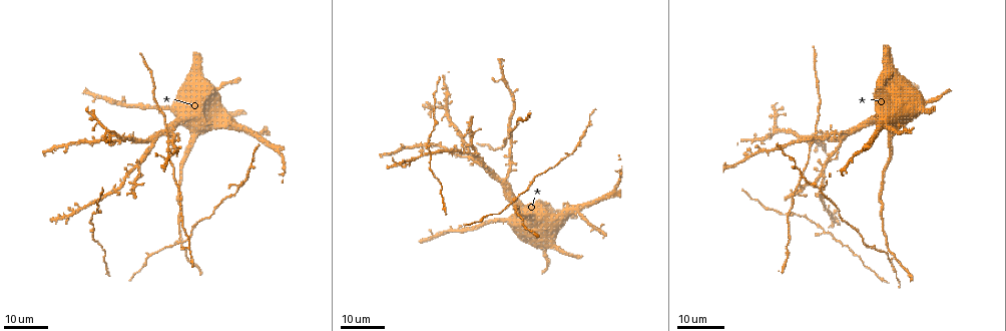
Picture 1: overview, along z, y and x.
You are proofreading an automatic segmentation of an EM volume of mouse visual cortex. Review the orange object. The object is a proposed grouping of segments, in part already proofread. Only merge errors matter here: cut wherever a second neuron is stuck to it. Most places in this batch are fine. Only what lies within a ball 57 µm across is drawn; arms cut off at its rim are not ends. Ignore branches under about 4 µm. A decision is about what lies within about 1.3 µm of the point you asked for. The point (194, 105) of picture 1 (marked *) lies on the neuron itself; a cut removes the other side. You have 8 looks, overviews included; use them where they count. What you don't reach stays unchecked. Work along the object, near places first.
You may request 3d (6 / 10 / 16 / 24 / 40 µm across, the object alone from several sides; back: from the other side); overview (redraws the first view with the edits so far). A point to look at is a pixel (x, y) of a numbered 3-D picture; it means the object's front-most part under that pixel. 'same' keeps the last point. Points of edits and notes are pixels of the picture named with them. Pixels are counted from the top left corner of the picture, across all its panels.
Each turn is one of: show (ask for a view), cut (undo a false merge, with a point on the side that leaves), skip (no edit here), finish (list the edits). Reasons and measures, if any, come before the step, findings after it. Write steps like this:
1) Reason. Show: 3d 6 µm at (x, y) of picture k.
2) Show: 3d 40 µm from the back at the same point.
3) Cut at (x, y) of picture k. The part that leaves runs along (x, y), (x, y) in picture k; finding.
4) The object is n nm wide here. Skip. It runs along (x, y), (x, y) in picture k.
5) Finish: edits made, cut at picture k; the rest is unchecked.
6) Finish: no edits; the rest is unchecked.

Thin arm on a thick one. Show: 3d 16 µm at (135, 166) of picture 1.

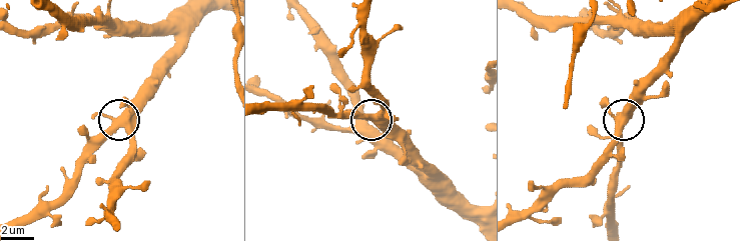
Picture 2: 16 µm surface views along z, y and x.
Show: 3d 6 µm at (377, 116) of picture 2.

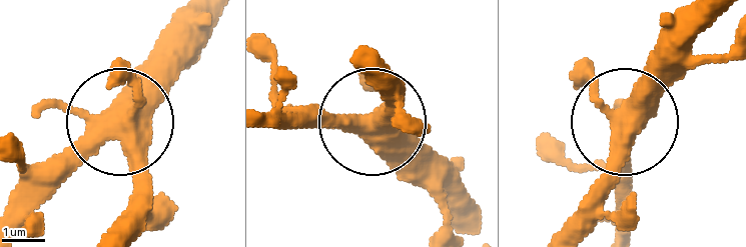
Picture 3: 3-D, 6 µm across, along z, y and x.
5 arms meet here. Skip. It runs along (717, 17), (624, 124), (613, 178), (592, 207) in picture 3; one neuron here.

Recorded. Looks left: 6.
Four or more arms meet. Show: 3d 24 µm at (775, 134) of picture 1.

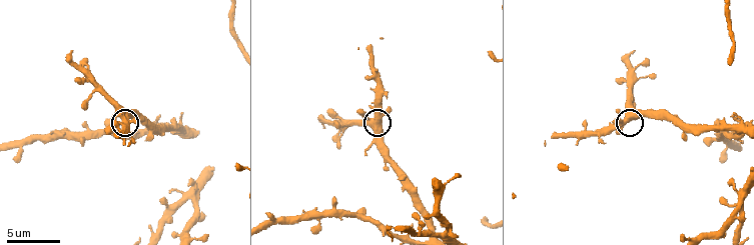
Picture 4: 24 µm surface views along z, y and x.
Zoom in. Show: 3d 6 µm at (377, 119) of picture 4.

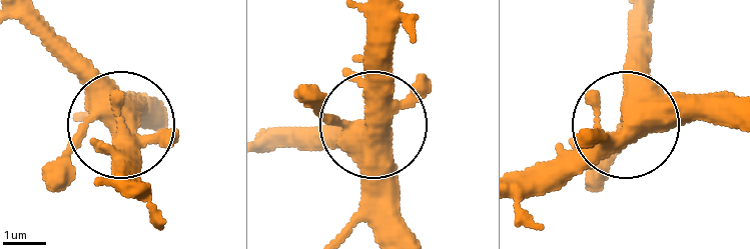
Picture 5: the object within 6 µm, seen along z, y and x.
Skip. It runs along (410, 227), (378, 123), (273, 131) in picture 5; one neuron here.

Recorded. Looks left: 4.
Branch point. Show: 3d 24 µm at (807, 139) of picture 1.

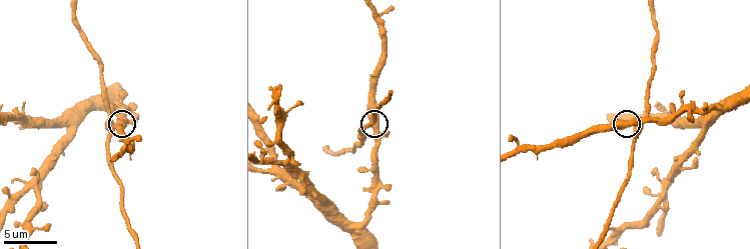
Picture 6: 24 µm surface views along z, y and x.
Show: 3d 10 µm at (626, 124) of picture 6.

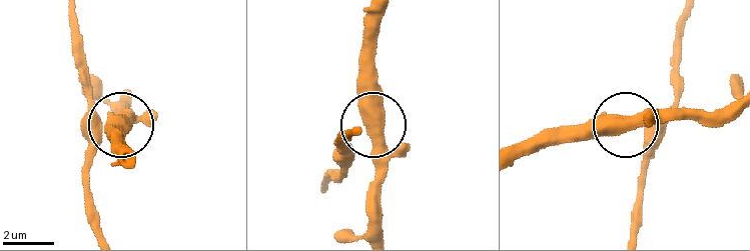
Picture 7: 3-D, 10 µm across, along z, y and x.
3 arms meet here. Skip. It runs along (371, 229), (378, 139), (371, 119), (371, 37) in picture 7; one neuron here.

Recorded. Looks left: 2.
Show: 3d 24 µm at (253, 163) of picture 1.

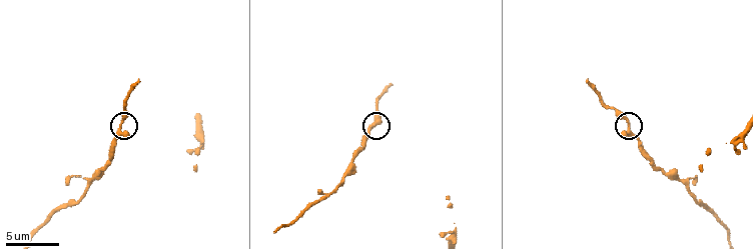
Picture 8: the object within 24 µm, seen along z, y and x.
Show: 3d 6 µm at (629, 124) of picture 8.

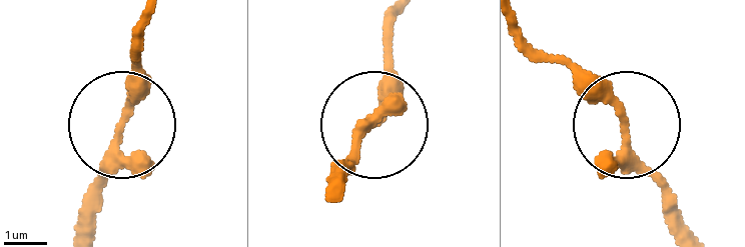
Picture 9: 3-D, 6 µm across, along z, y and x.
3 arms meet here. Skip. All the same neuron.

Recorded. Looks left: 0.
Finish: no edits; the rest is unchecked.

